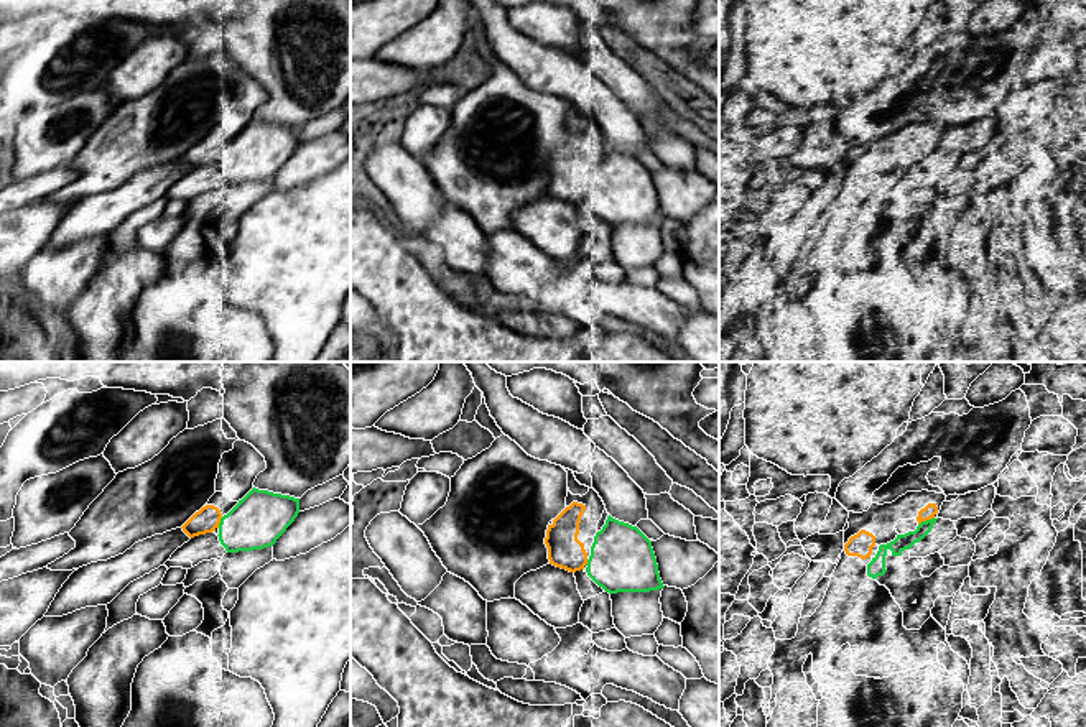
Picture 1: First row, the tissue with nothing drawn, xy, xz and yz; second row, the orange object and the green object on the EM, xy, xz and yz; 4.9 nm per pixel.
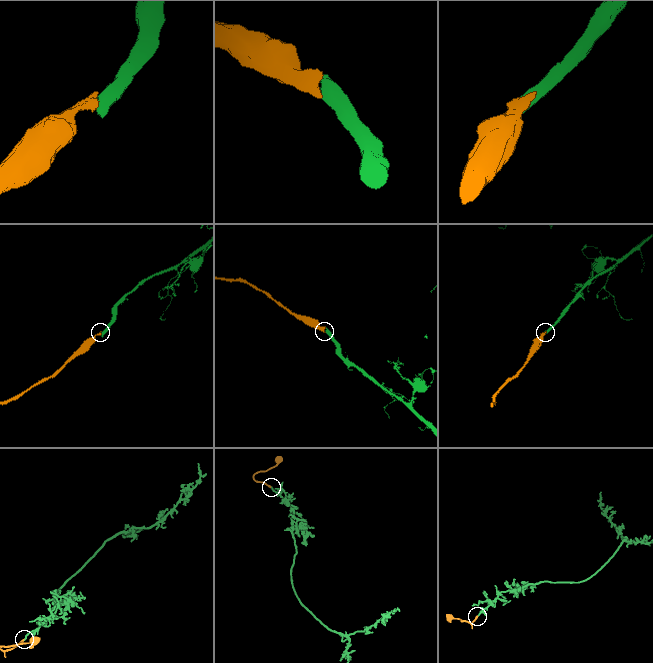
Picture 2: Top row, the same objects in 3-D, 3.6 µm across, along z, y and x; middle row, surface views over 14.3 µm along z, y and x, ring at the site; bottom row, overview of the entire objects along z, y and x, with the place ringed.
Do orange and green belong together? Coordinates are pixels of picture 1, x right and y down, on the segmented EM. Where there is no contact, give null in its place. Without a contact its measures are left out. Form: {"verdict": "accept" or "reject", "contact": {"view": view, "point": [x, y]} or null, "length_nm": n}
{"verdict": "accept", "contact": {"view": "yz", "point": [925, 520]}, "length_nm": 90}

